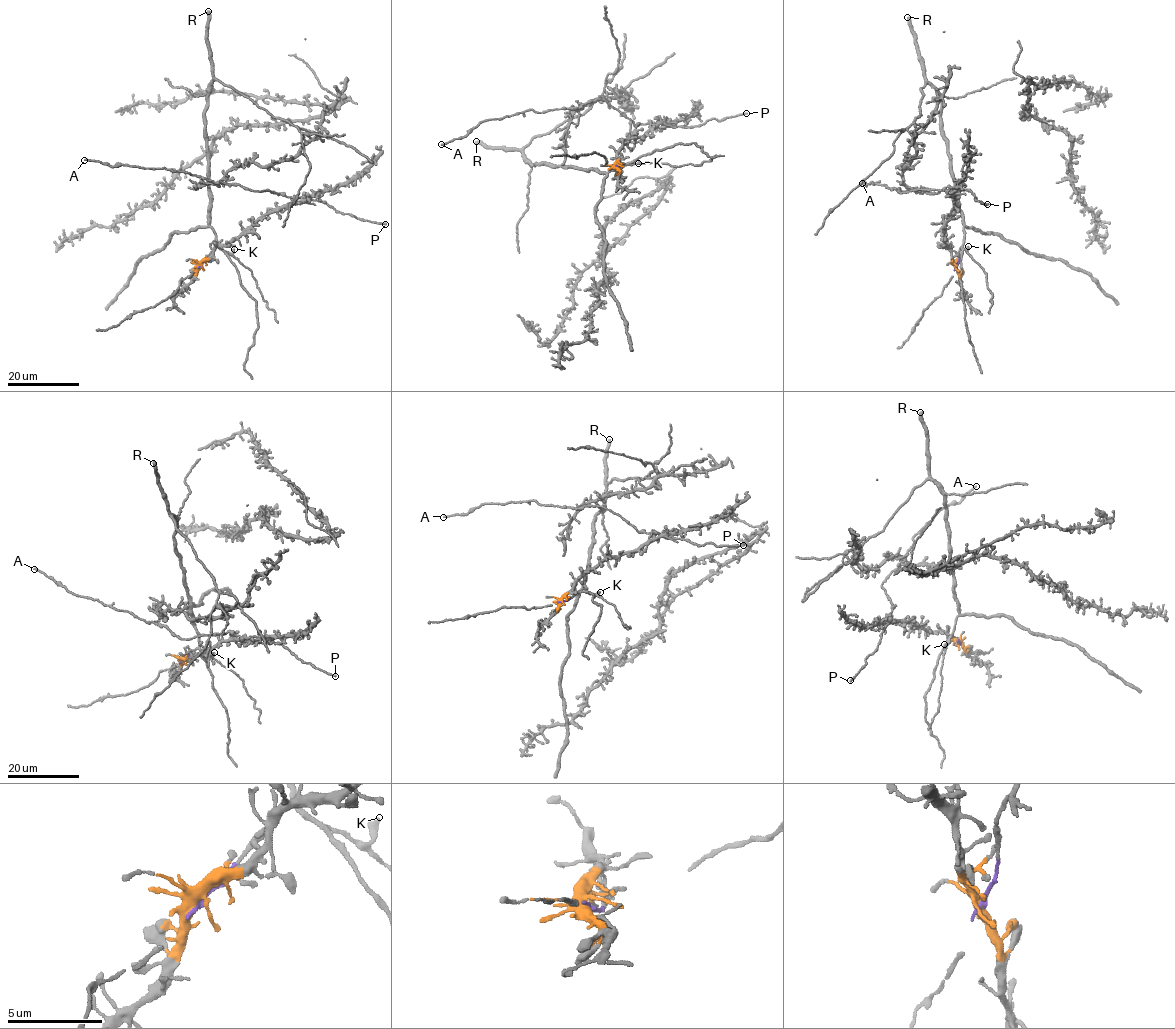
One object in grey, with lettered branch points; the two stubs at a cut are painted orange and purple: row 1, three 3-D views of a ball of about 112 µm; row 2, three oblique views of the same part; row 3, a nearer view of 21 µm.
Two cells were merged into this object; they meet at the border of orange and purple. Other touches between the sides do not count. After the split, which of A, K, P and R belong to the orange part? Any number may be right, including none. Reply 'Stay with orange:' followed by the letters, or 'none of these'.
Stay with orange: A, P

